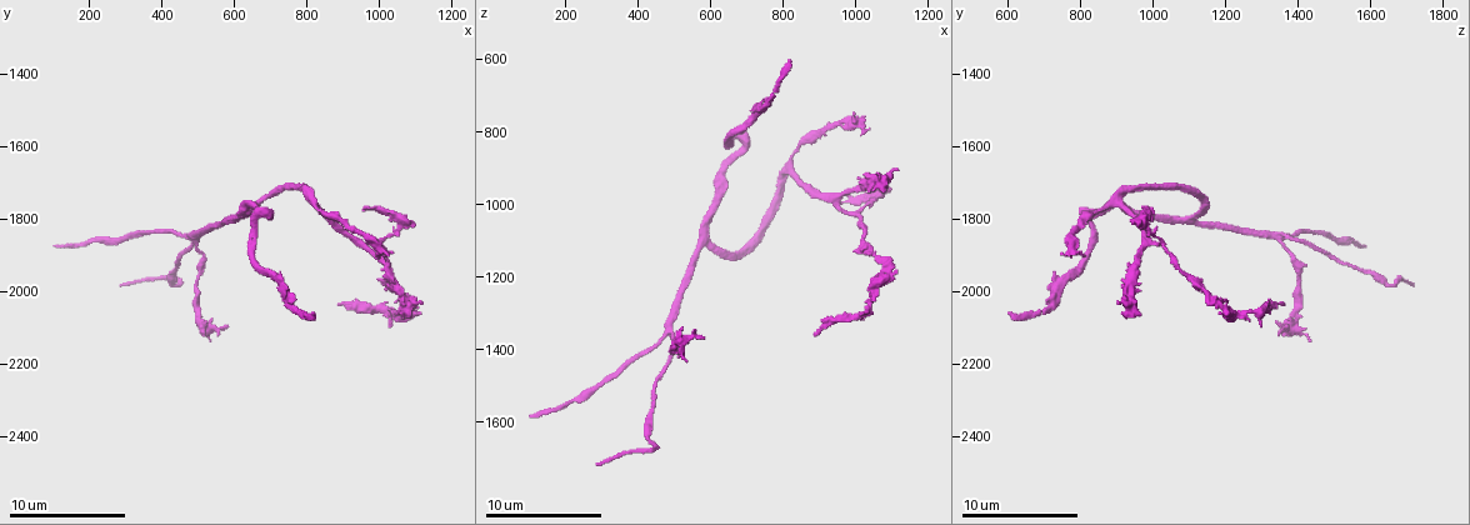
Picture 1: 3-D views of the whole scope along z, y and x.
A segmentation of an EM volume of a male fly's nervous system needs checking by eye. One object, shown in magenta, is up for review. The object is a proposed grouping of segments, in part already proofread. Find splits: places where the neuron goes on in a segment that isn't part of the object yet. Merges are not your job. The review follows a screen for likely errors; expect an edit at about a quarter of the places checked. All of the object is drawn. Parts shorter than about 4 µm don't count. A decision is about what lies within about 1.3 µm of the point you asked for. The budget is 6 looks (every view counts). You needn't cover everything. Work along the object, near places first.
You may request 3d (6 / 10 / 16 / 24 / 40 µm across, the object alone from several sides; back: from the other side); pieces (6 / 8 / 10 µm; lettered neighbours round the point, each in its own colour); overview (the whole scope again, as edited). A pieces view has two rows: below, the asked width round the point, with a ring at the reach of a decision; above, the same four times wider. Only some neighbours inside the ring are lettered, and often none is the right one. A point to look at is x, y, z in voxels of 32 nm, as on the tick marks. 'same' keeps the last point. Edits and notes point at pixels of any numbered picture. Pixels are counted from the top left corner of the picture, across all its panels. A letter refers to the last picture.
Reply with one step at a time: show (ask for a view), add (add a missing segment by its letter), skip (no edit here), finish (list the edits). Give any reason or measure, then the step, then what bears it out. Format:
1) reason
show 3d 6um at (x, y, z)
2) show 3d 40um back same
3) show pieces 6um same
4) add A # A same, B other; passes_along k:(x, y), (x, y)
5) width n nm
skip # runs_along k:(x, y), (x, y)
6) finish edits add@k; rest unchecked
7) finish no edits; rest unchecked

branch stops here
show pieces 8um at (810, 2070, 620)

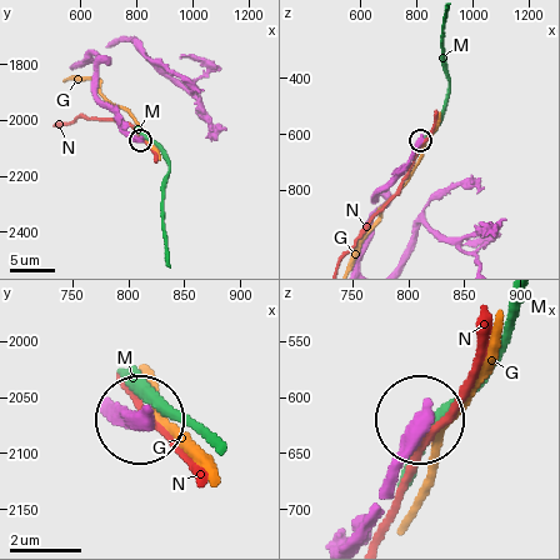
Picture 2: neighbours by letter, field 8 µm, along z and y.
skip # G other, M other, N other; no lettered segment goes on from it

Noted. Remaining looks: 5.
end of a long branch
show pieces 10um at (890, 2040, 1360)

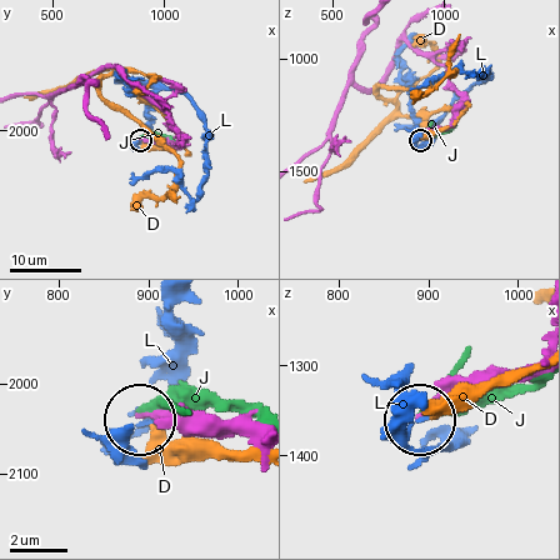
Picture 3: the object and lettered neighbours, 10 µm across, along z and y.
skip # D other, J other, L other; runs_along 3:(253, 430), (188, 430), (140, 416); no lettered segment goes on from it

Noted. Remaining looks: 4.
thin end
show pieces 8um at (290, 1980, 1710)

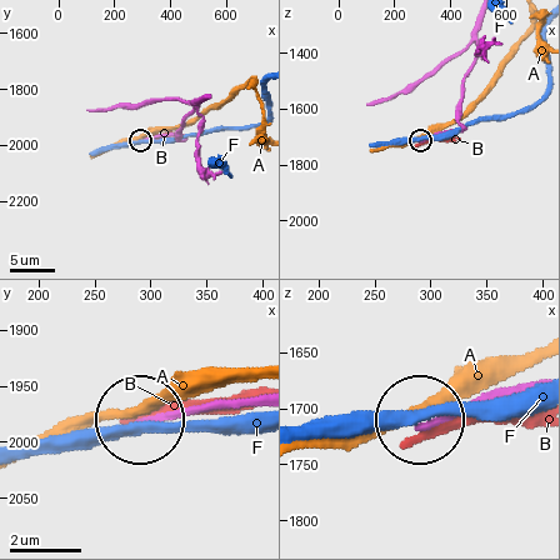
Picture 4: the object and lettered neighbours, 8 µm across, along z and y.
skip # A other, B other, F other; runs_along 4:(254, 401), (140, 420); none of them fits

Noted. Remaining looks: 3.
finish no edits; rest unchecked

